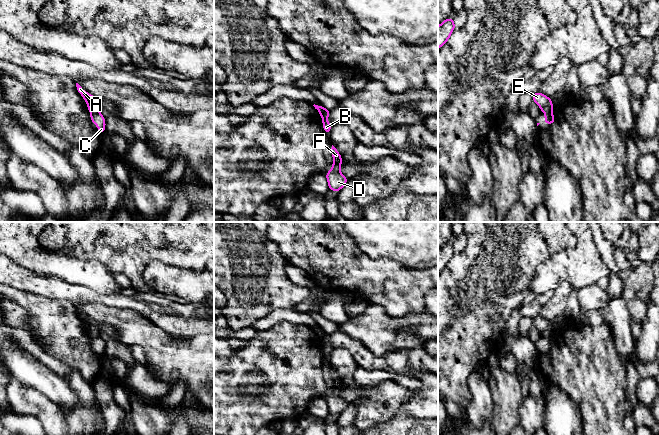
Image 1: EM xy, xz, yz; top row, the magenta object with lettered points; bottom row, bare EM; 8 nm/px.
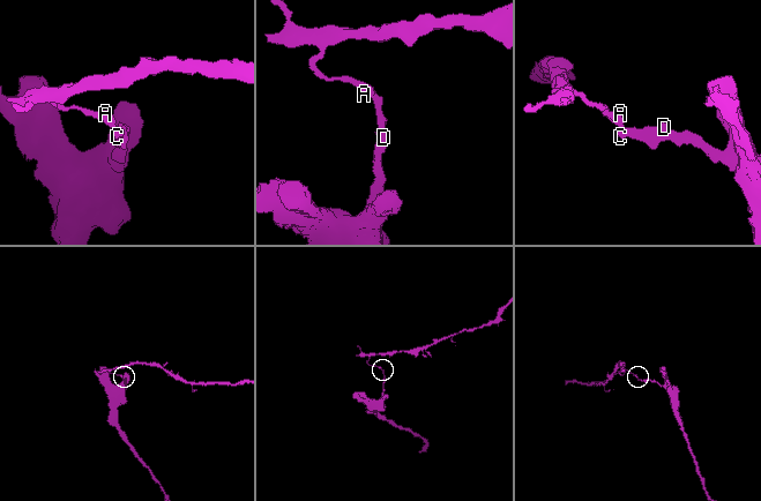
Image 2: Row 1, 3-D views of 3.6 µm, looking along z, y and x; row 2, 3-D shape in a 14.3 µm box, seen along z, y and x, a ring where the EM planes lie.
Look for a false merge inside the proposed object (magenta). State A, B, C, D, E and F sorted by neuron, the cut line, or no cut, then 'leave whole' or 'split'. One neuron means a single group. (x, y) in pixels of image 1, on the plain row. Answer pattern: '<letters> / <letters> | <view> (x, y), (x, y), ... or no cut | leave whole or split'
A E / B C D F | xy (98, 336), (91, 338) | split

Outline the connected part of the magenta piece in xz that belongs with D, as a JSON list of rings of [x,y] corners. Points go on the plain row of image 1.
[[[333,369],[331,377],[333,381],[333,389],[330,395],[325,397],[325,400],[328,405],[328,414],[339,416],[347,408],[349,403],[346,402],[340,395],[343,387],[342,379]]]

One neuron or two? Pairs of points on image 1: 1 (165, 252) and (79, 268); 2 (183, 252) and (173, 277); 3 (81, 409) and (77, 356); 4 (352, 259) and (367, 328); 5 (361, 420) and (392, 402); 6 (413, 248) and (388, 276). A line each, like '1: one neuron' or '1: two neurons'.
1: two neurons
2: two neurons
3: two neurons
4: two neurons
5: one neuron
6: two neurons

